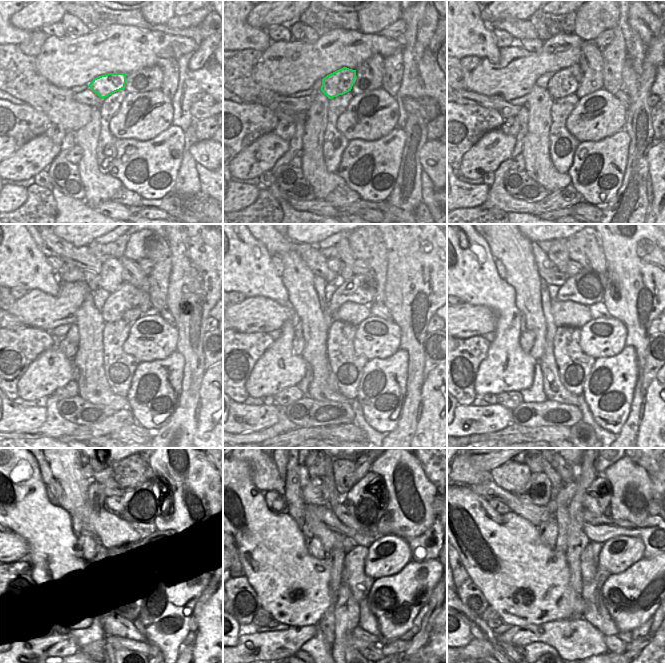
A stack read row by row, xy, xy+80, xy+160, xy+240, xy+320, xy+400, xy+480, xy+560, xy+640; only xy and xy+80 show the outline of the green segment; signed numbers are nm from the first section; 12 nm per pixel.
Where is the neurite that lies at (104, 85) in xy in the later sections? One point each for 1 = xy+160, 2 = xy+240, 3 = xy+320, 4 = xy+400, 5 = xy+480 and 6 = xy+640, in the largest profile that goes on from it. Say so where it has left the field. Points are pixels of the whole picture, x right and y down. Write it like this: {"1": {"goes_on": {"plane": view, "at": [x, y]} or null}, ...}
{"1": {"goes_on": {"plane": "xy+160", "at": [565, 82]}}, "2": {"goes_on": {"plane": "xy+240", "at": [127, 296]}}, "3": {"goes_on": {"plane": "xy+320", "at": [362, 289]}}, "4": {"goes_on": {"plane": "xy+400", "at": [588, 287]}}, "5": {"goes_on": {"plane": "xy+480", "at": [142, 505]}}, "6": {"goes_on": {"plane": "xy+640", "at": [597, 499]}}}

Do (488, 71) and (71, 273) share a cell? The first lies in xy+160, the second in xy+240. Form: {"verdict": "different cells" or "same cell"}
{"verdict": "different cells"}

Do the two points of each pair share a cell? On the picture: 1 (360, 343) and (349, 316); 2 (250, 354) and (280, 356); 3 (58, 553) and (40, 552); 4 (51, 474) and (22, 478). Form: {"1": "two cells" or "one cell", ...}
{"1": "two cells", "2": "two cells", "3": "one cell", "4": "two cells"}

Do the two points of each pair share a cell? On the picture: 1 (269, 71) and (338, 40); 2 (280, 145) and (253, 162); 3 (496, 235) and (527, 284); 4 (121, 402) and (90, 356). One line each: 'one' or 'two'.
1: one
2: one
3: one
4: one

